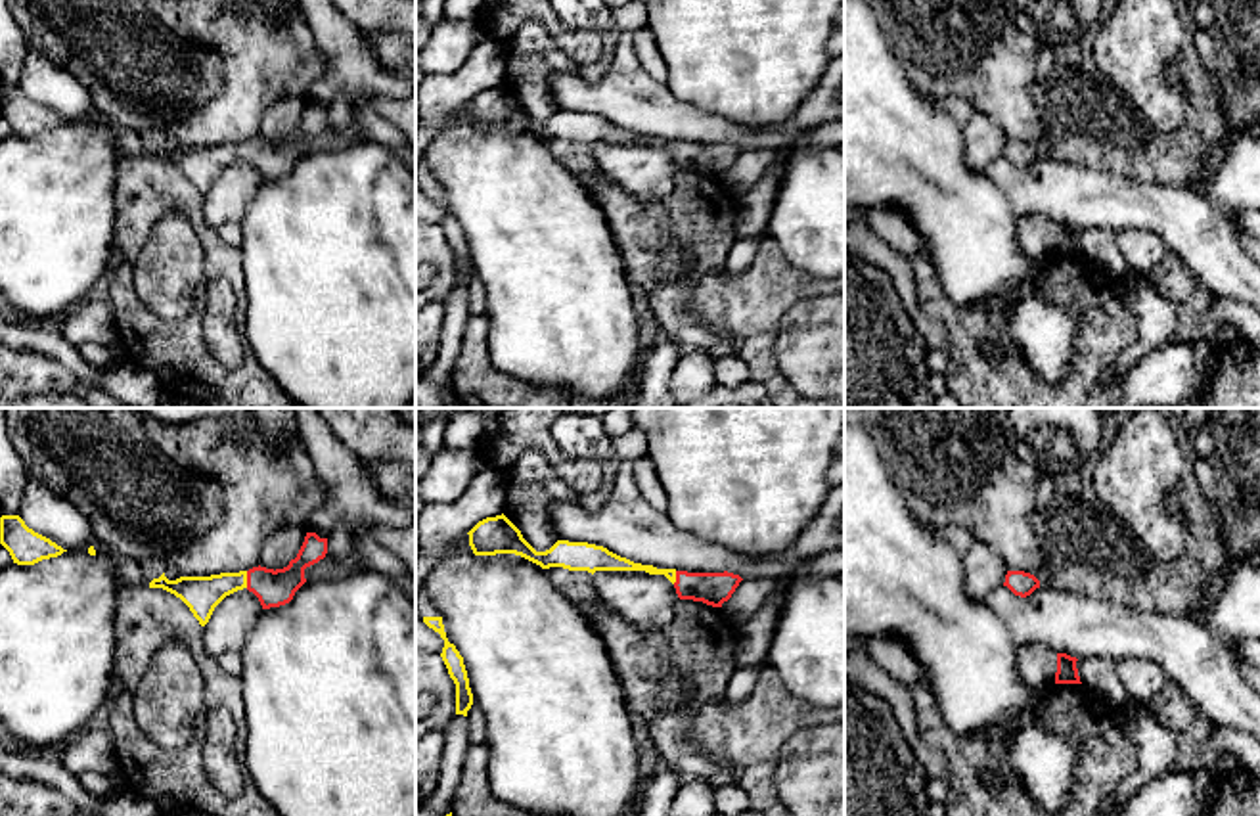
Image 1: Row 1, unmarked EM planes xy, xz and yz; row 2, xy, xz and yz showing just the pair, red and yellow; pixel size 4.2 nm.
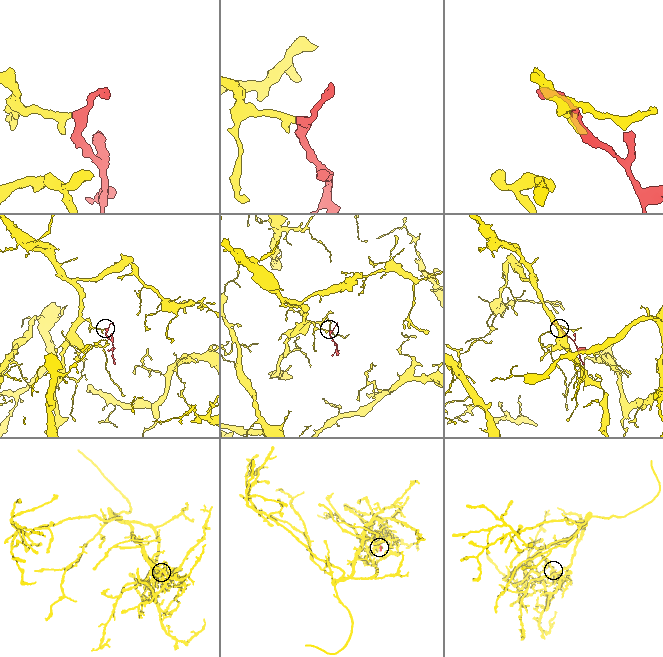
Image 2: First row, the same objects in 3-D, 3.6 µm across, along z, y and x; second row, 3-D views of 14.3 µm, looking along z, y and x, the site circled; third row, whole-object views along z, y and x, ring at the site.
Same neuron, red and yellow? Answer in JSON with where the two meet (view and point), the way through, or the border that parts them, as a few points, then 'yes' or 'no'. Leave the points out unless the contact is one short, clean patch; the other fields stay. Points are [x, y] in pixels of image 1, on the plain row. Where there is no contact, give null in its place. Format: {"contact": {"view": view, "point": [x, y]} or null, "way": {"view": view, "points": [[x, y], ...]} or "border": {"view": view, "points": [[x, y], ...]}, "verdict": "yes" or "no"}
{"contact": {"view": "xy", "point": [247, 150]}, "verdict": "yes"}

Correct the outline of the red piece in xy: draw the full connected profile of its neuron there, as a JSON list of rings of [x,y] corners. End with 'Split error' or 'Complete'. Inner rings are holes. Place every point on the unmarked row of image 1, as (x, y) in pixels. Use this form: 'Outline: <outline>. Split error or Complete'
Outline: [[[306,103],[295,130],[283,140],[253,138],[239,144],[220,144],[211,147],[180,147],[169,151],[165,144],[149,153],[149,159],[163,159],[180,169],[193,188],[205,197],[214,178],[230,165],[247,159],[262,180],[280,178],[293,170],[295,163],[306,153],[304,140],[324,130],[327,109]]]. Split error

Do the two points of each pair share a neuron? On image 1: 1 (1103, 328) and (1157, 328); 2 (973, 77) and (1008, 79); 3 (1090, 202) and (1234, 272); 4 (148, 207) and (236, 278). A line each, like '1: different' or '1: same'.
1: different
2: same
3: same
4: same

